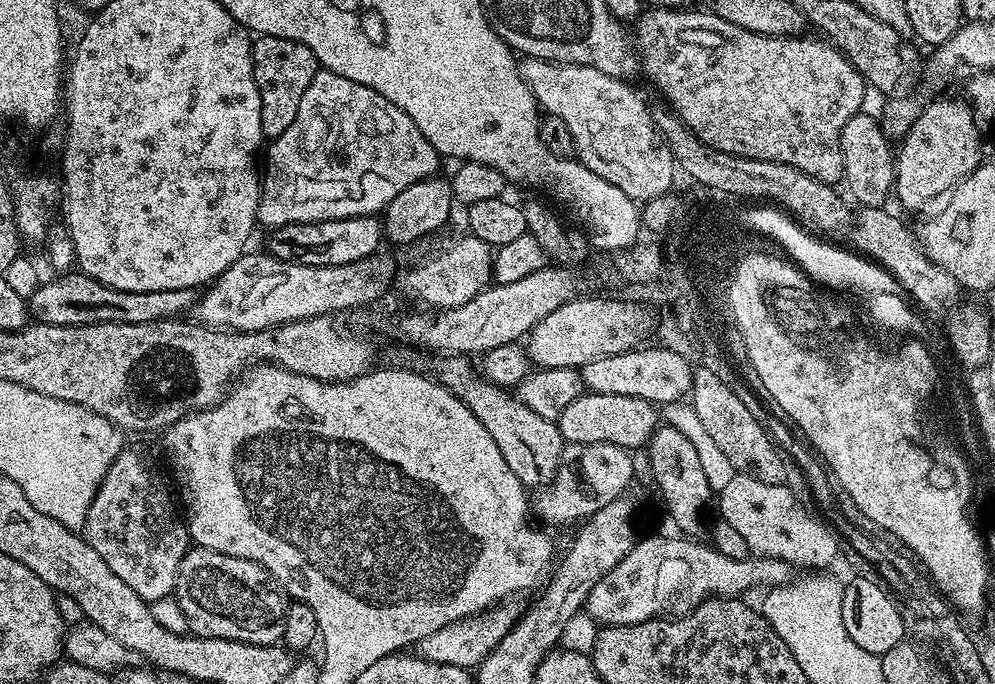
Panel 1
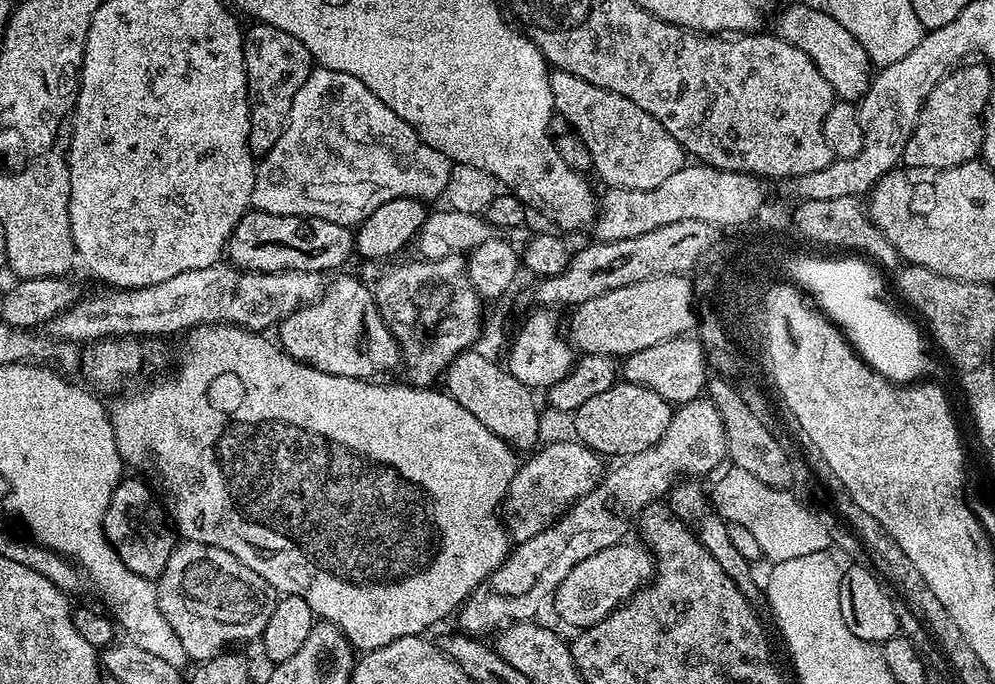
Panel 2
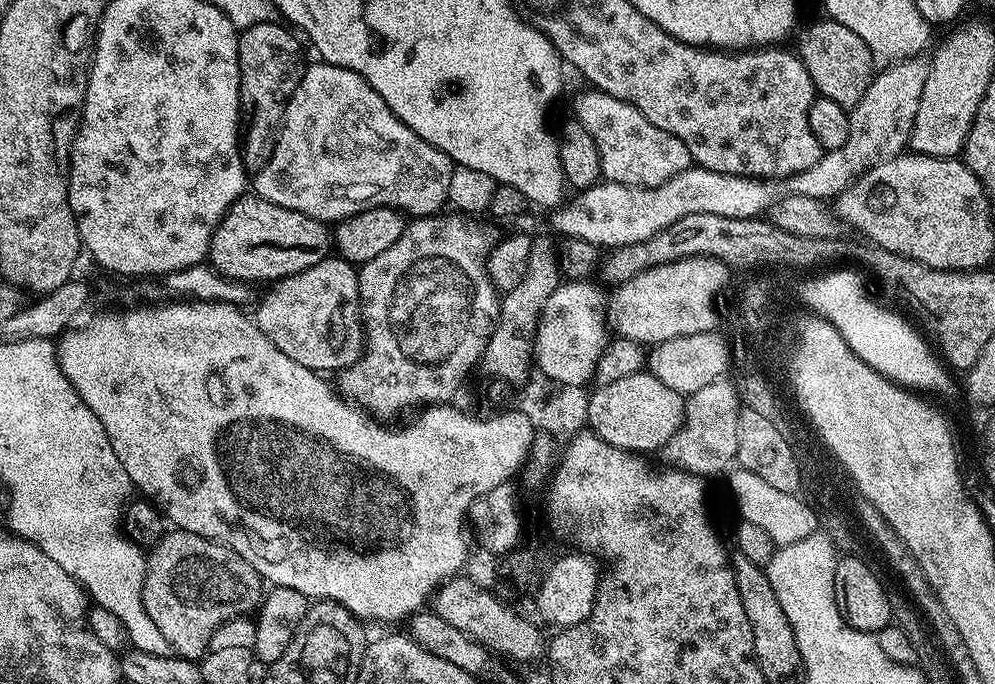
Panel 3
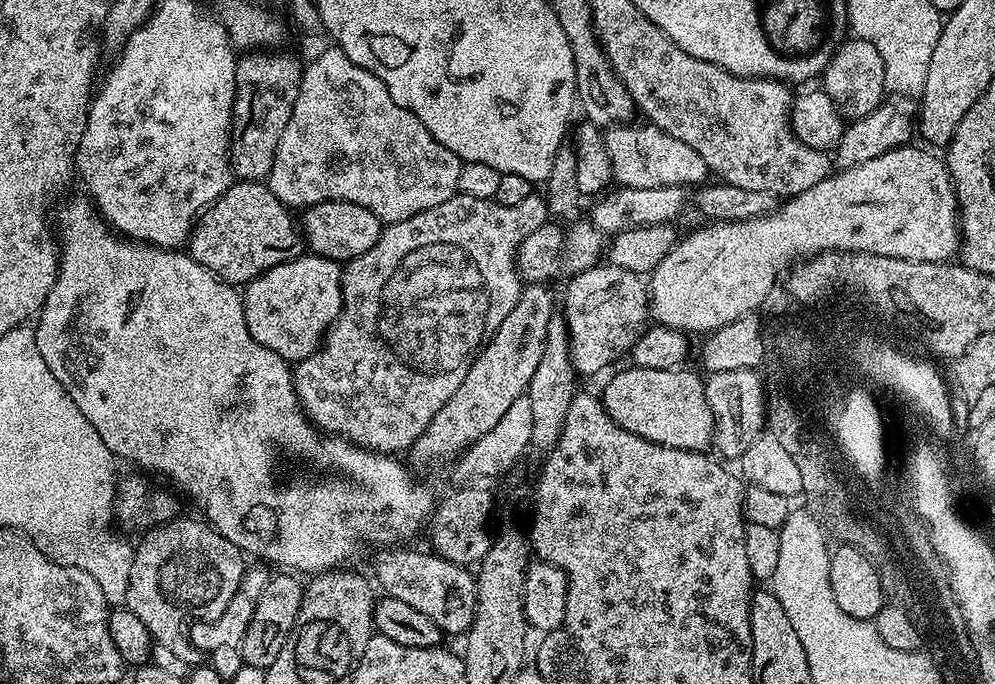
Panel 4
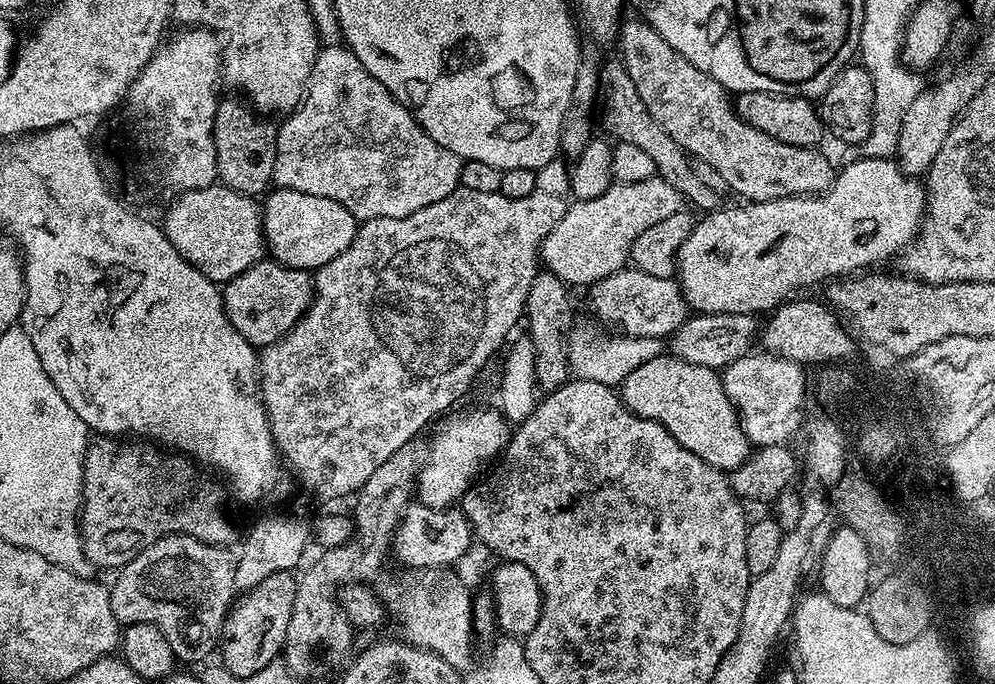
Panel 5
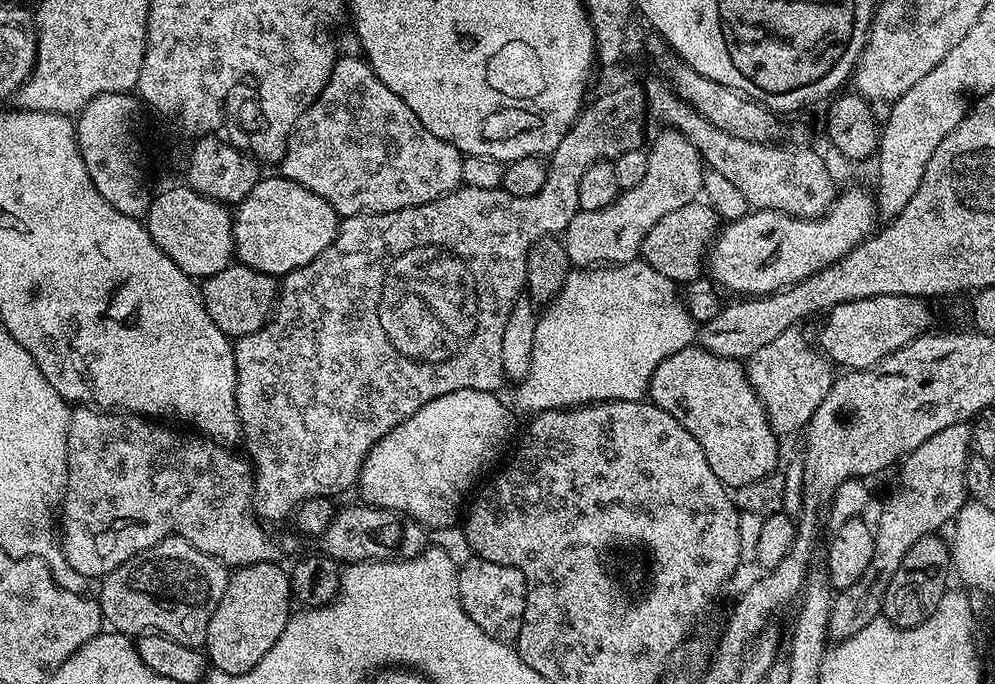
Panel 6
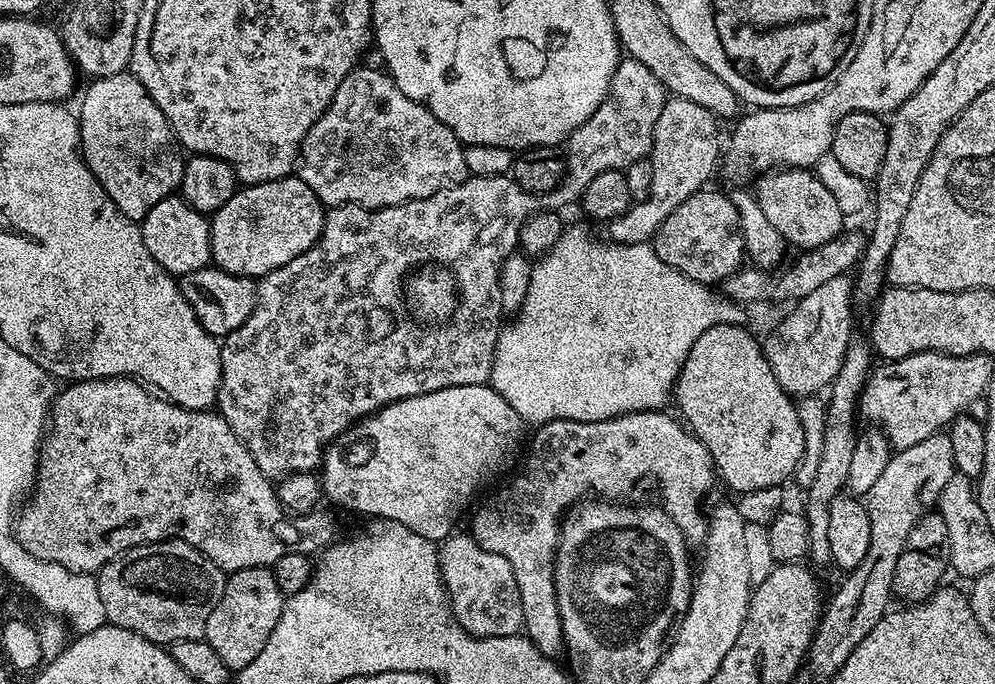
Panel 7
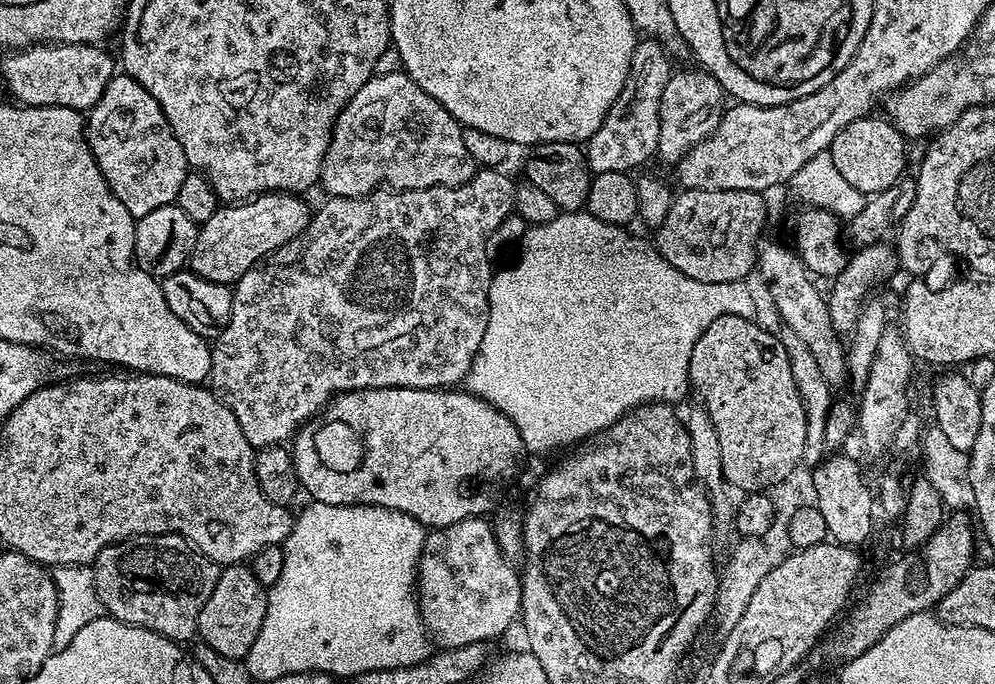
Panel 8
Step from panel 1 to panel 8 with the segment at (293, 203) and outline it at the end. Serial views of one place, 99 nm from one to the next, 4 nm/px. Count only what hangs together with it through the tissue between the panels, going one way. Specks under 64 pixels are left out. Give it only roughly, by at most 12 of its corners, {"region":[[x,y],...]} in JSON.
{"region":[[404,71],[374,74],[332,127],[329,197],[453,188],[464,128]]}

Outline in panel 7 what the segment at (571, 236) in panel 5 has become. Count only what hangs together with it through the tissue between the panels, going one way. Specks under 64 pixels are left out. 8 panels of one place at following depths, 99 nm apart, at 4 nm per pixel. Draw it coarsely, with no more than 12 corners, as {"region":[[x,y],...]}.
{"region":[[681,96],[654,126],[646,198],[607,221],[646,244],[717,171],[718,118]]}

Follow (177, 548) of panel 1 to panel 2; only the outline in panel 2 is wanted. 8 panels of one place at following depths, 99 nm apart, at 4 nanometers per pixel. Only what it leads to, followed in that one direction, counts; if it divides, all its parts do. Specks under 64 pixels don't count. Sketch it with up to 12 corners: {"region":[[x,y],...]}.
{"region":[[121,479],[104,533],[134,574],[159,578],[174,528],[143,479]]}

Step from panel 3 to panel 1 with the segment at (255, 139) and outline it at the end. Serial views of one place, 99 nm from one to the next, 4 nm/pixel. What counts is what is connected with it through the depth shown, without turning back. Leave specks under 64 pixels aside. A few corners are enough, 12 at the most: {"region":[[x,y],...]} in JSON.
{"region":[[263,34],[252,41],[262,130],[294,122],[316,76],[303,42]]}

